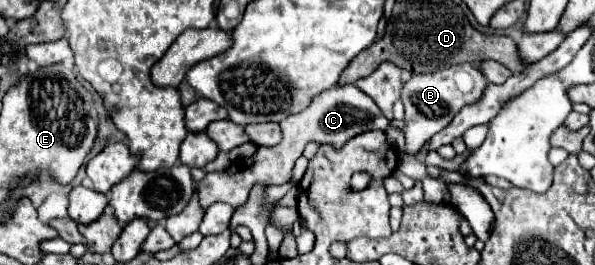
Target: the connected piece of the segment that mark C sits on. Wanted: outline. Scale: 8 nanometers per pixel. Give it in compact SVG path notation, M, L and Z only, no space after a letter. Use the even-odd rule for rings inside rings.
M335 85L327 89L323 95L315 97L311 105L297 113L289 115L283 123L283 141L275 147L259 147L253 157L237 159L229 169L219 173L207 173L203 181L198 183L198 195L201 208L206 209L215 202L229 203L235 209L245 205L249 199L249 193L253 185L283 185L291 177L291 169L295 161L301 157L305 145L309 141L315 141L319 145L331 145L335 149L343 147L347 139L353 139L355 135L361 135L363 131L385 131L389 127L389 121L379 113L379 107L371 97L367 97L363 91L359 91L355 85Z

